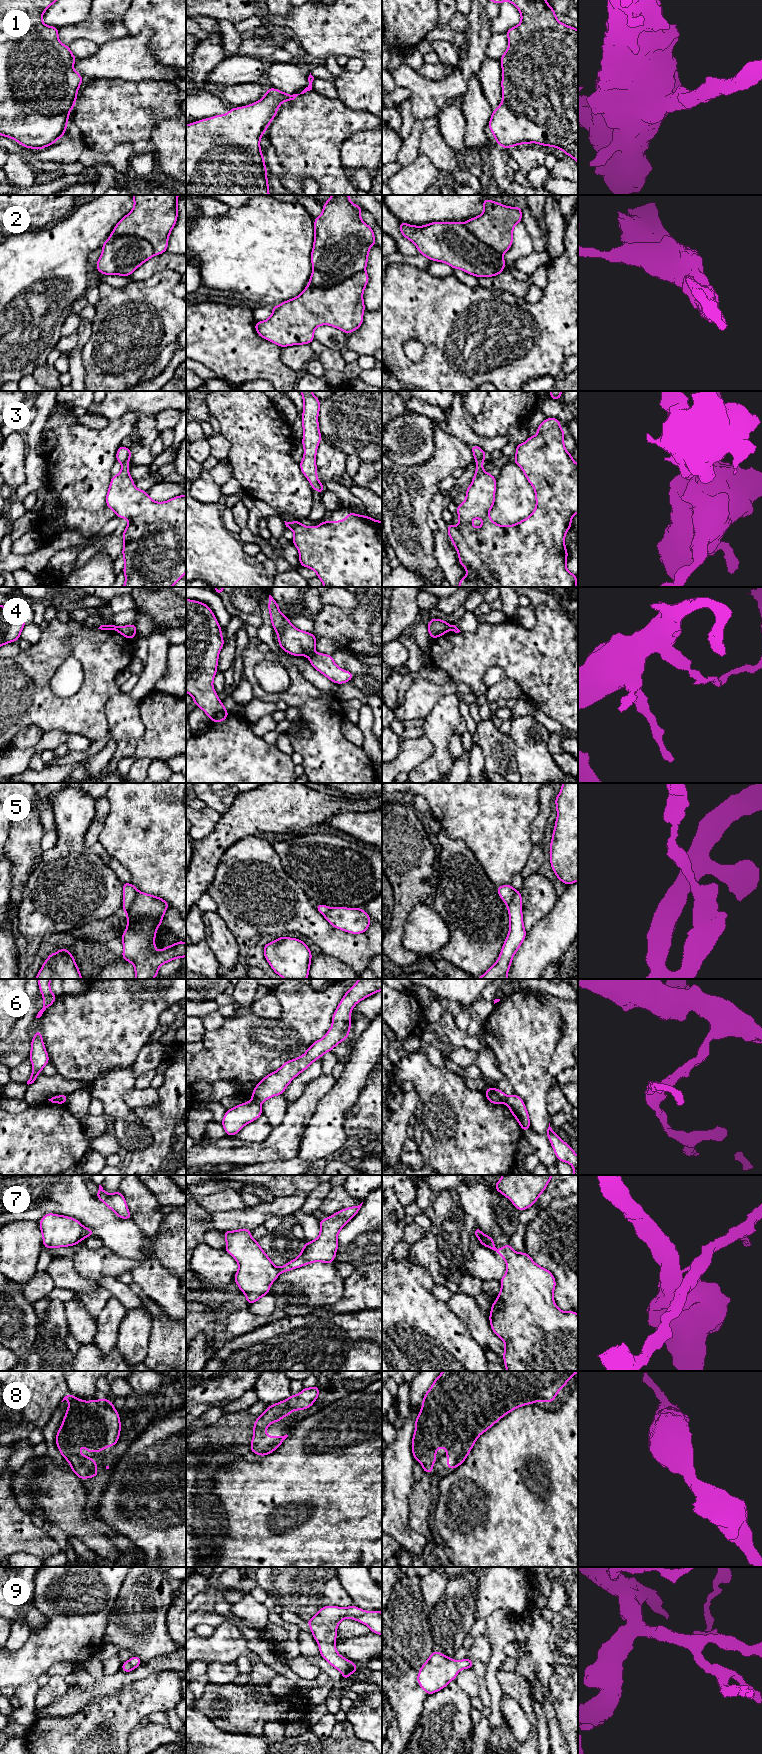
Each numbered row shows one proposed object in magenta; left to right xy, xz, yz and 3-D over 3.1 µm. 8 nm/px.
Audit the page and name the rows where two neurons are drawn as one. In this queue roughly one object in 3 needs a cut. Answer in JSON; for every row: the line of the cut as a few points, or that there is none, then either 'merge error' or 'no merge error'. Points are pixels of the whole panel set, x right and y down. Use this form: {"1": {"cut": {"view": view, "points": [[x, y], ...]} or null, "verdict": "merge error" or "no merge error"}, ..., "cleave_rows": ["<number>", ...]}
{"1": {"cut": null, "verdict": "no merge error"}, "2": {"cut": {"view": "xz", "points": [[364, 270], [331, 286], [308, 286]]}, "verdict": "merge error"}, "3": {"cut": {"view": "xy", "points": [[128, 460], [122, 464]]}, "verdict": "merge error"}, "4": {"cut": {"view": "xz", "points": [[314, 652], [308, 656]]}, "verdict": "merge error"}, "5": {"cut": {"view": "xy", "points": [[138, 891], [134, 901], [124, 911]]}, "verdict": "merge error"}, "6": {"cut": {"view": "xz", "points": [[250, 1100], [260, 1105]]}, "verdict": "merge error"}, "7": {"cut": null, "verdict": "no merge error"}, "8": {"cut": null, "verdict": "no merge error"}, "9": {"cut": null, "verdict": "no merge error"}, "cleave_rows": ["2", "3", "4", "5", "6"]}

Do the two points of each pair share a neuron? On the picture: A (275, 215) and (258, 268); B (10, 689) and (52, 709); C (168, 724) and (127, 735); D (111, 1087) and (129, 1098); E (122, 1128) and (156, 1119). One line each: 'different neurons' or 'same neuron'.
A: same neuron
B: same neuron
C: different neurons
D: different neurons
E: different neurons

